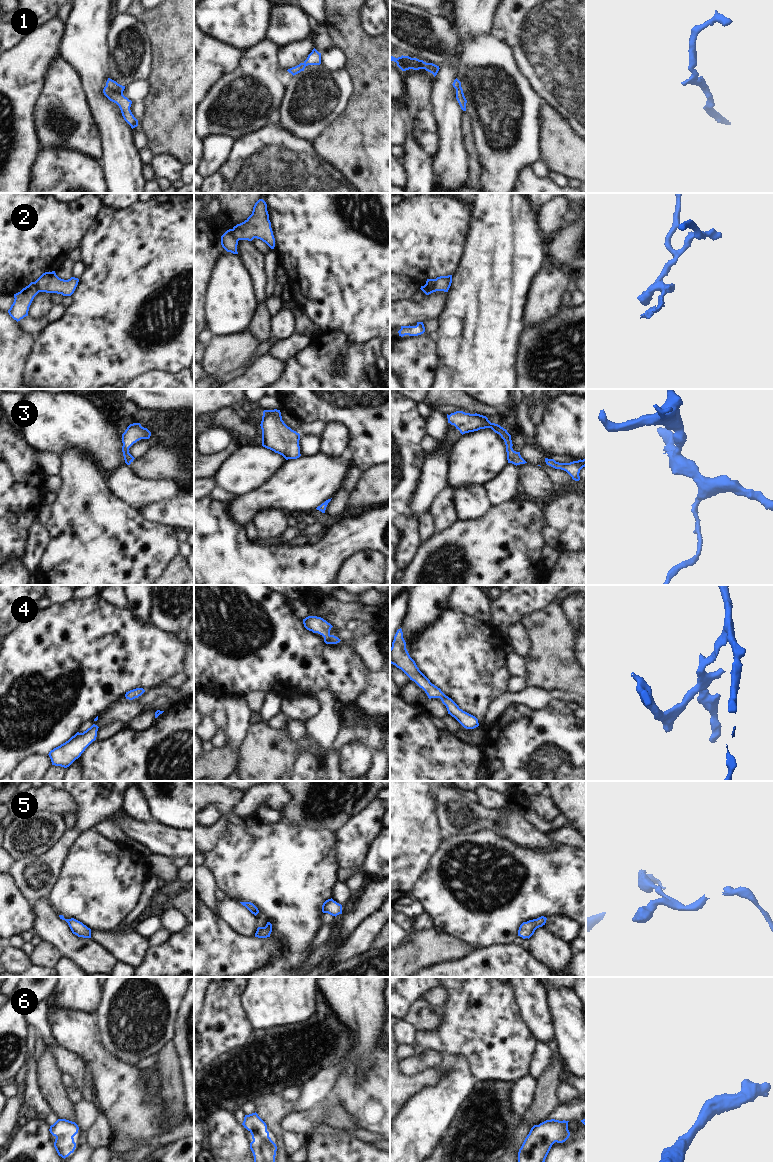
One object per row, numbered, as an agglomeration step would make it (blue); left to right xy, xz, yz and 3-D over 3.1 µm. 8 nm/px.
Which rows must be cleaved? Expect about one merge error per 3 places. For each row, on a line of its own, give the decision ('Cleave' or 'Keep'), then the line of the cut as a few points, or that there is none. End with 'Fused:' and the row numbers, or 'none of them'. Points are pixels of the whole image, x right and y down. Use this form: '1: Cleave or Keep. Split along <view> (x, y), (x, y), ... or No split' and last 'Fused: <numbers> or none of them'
1: Cleave. Split along xy (106, 85), (110, 89), (122, 93)
2: Cleave. Split along yz (435, 279), (429, 288), (424, 286)
3: Keep. No split
4: Keep. No split
5: Keep. No split
6: Keep. No split
Fused: 1, 2.

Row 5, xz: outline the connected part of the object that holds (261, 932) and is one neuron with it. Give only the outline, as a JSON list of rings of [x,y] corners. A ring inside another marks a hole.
[[[267,922],[265,927],[258,927],[257,928],[257,931],[255,933],[255,937],[267,938],[267,937],[270,937],[271,932],[272,932],[272,924],[270,922]]]

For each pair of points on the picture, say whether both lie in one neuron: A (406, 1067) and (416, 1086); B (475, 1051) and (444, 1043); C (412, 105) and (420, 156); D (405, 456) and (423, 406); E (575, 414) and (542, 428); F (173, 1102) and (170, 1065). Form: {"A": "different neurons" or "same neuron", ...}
{"A": "different neurons", "B": "same neuron", "C": "same neuron", "D": "different neurons", "E": "same neuron", "F": "same neuron"}

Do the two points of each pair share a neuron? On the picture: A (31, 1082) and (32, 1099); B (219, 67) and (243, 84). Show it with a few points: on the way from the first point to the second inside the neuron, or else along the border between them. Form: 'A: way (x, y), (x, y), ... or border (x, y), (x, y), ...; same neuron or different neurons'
A: way (32, 1086), (32, 1095); same neuron
B: border (242, 53), (236, 67), (222, 75), (210, 87); different neurons

